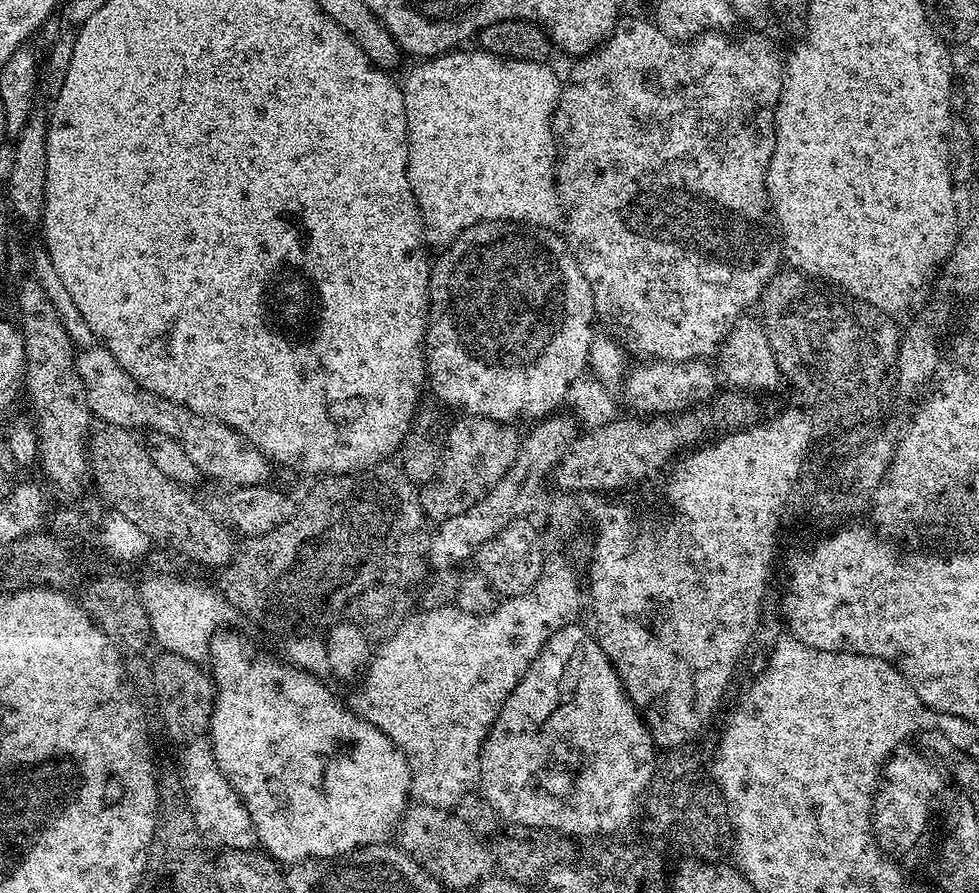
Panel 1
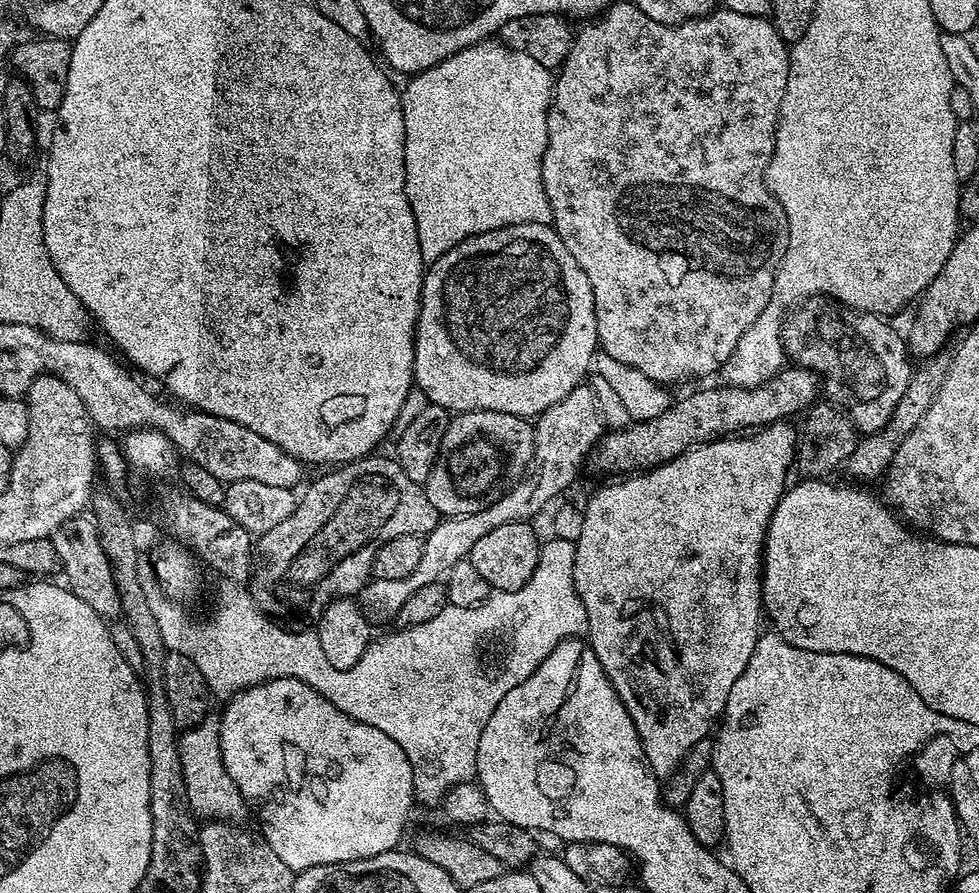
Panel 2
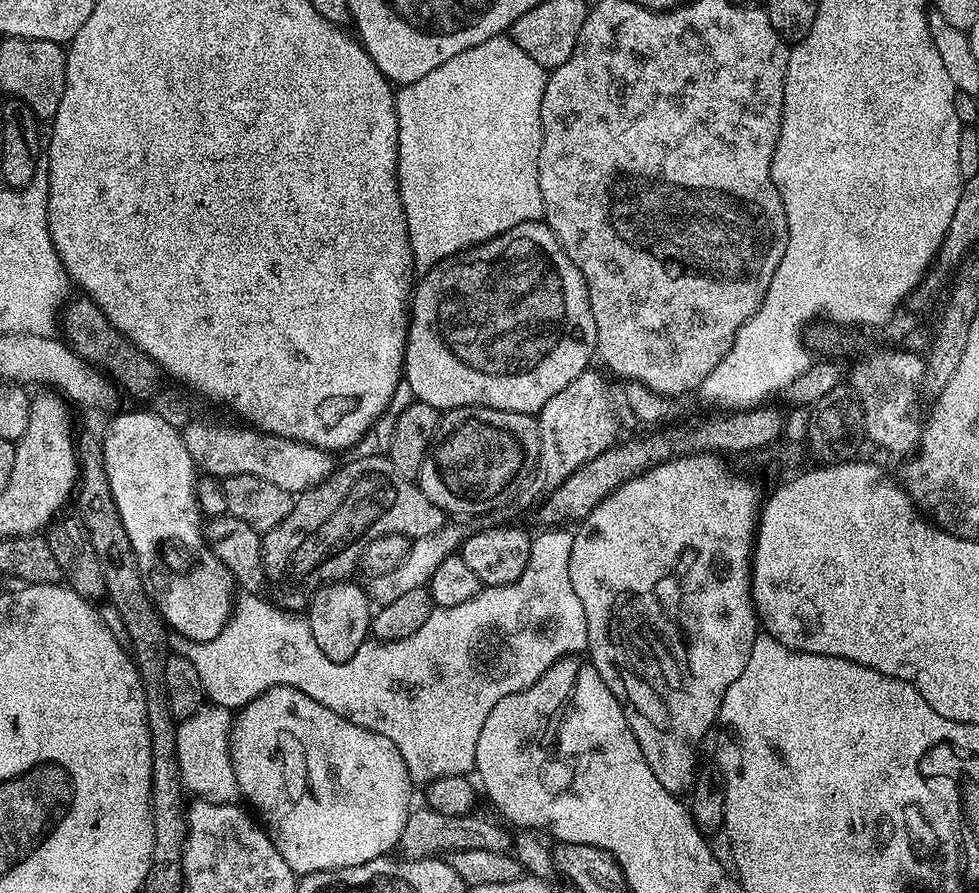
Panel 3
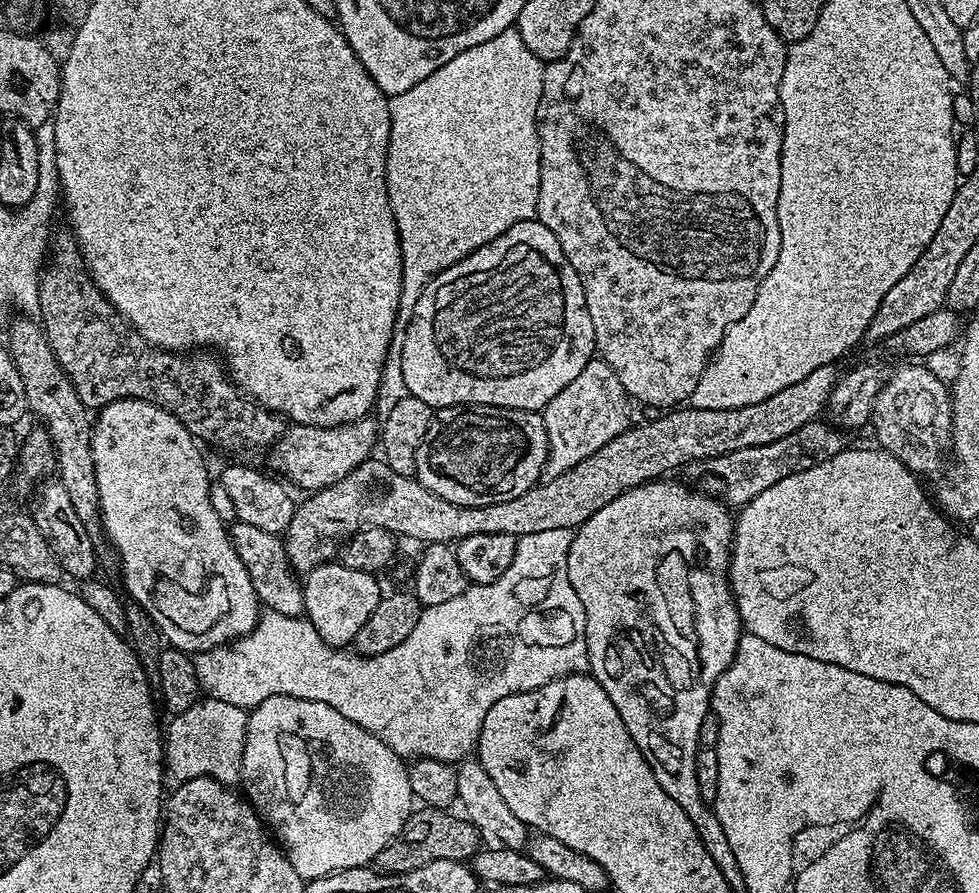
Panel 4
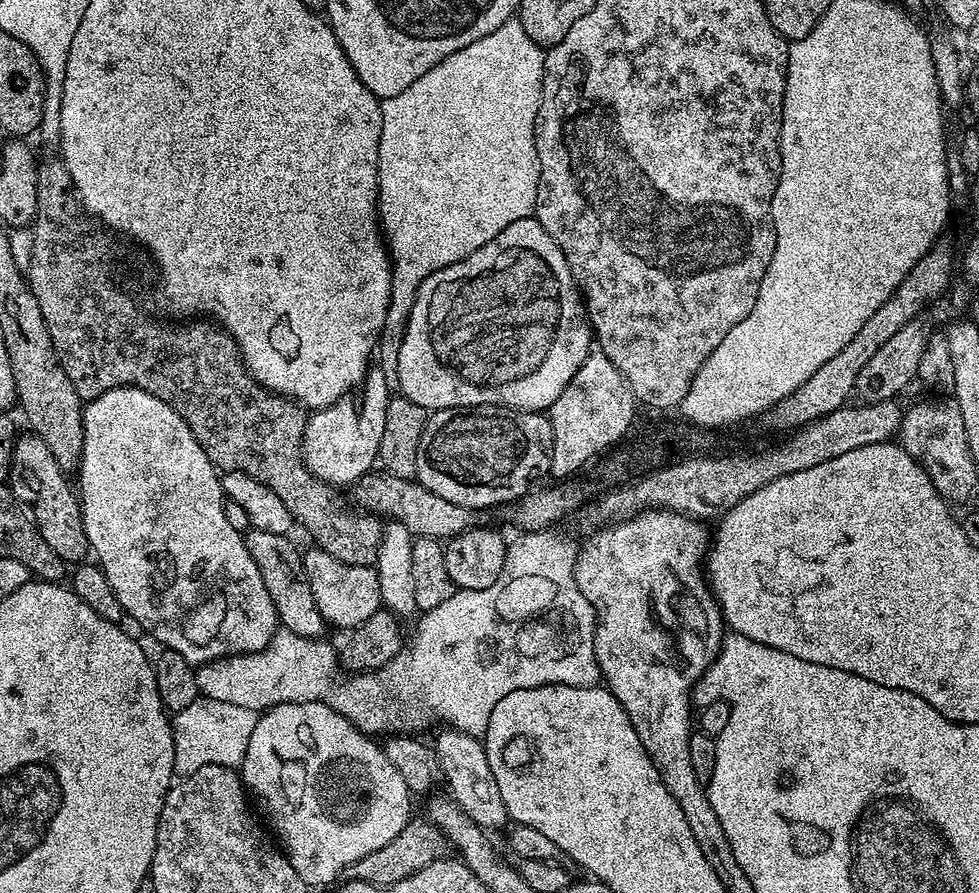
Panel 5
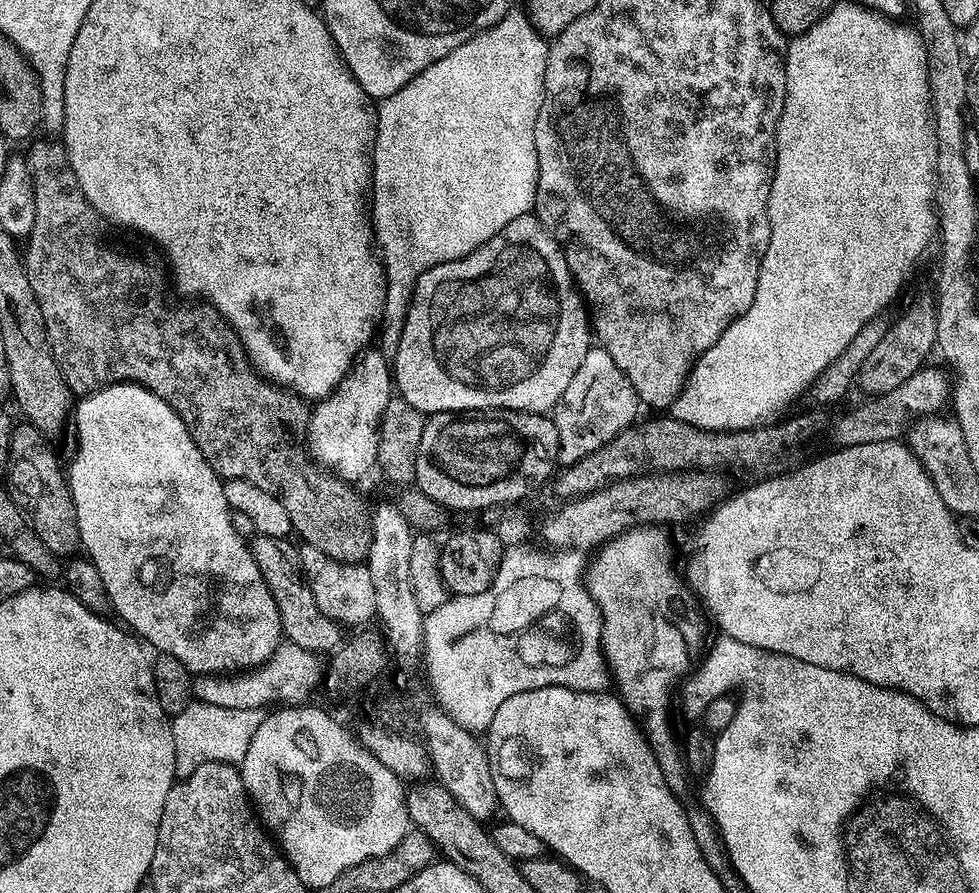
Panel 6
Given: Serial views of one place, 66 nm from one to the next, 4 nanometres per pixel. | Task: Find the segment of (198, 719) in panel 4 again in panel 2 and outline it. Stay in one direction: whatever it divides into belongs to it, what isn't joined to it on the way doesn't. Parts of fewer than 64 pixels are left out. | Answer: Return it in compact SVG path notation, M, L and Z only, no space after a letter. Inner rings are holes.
M206 718L193 728L183 729L179 733L180 757L182 758L182 774L186 782L186 798L190 798L190 806L197 817L215 818L220 822L240 822L250 809L244 803L238 786L226 774L226 766L222 762L220 749L220 721Z

